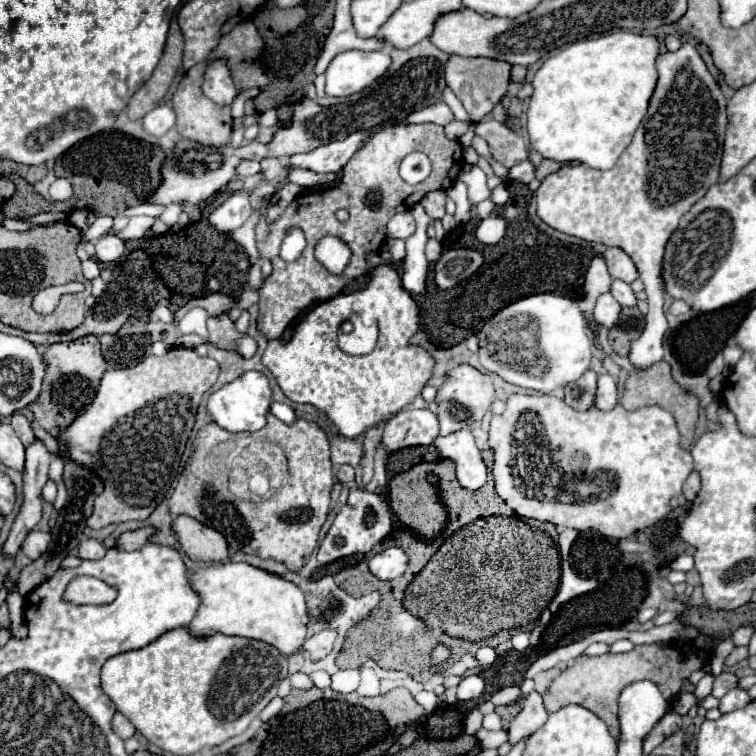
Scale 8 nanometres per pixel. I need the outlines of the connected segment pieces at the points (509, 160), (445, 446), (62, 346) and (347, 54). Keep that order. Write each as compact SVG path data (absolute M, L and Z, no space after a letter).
M481 121L475 127L475 135L487 139L493 157L505 167L513 167L529 159L525 139L519 133L507 129L505 123Z
M469 427L459 429L457 433L439 435L433 445L439 449L441 457L455 461L457 481L465 489L475 491L487 483L487 467L483 465L481 453L475 445L475 439Z
M85 335L69 343L53 343L45 349L45 359L49 363L49 371L45 375L39 401L31 405L31 411L35 415L35 421L45 431L49 431L53 437L59 437L59 431L71 425L85 405L93 403L99 381L107 371L107 361L103 359L97 335Z
M343 51L327 67L325 93L331 97L349 97L369 87L385 75L391 65L391 55L383 51Z

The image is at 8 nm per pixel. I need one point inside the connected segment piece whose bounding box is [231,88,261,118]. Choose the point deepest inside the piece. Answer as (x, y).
(237, 109)

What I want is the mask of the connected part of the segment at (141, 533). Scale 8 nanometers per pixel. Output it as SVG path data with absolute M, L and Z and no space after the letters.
M149 525L149 527L141 527L141 529L135 529L135 531L123 531L115 545L123 545L123 551L137 551L141 549L141 545L147 545L151 543L151 537L157 533L159 529Z

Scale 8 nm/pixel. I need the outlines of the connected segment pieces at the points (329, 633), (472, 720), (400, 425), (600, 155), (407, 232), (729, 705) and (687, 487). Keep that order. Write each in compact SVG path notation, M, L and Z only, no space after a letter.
M323 629L323 631L319 631L319 633L315 633L313 637L307 639L307 643L305 643L307 653L311 655L313 661L321 659L327 653L331 653L335 639L337 639L337 631L335 629Z
M473 709L467 719L465 719L465 733L469 735L475 735L479 729L481 729L481 723L483 723L483 715L479 709Z
M407 409L389 419L381 443L391 453L411 445L431 445L437 435L439 421L431 409Z
M613 29L591 39L569 43L549 55L533 79L533 97L527 111L531 147L539 151L541 157L559 163L577 161L593 169L613 169L647 113L653 89L657 85L655 61L659 55L661 41L655 35L637 35L625 29Z
M403 211L391 217L387 223L387 237L397 237L397 239L407 239L415 233L415 219L411 211Z
M731 689L719 703L719 711L721 713L729 713L729 711L735 711L735 709L741 709L745 707L747 703L751 701L749 693L743 691L743 689Z
M693 471L693 473L687 477L685 485L683 485L683 495L685 495L685 499L687 499L687 501L693 501L695 495L699 493L699 489L701 489L701 477L699 477L697 471Z

